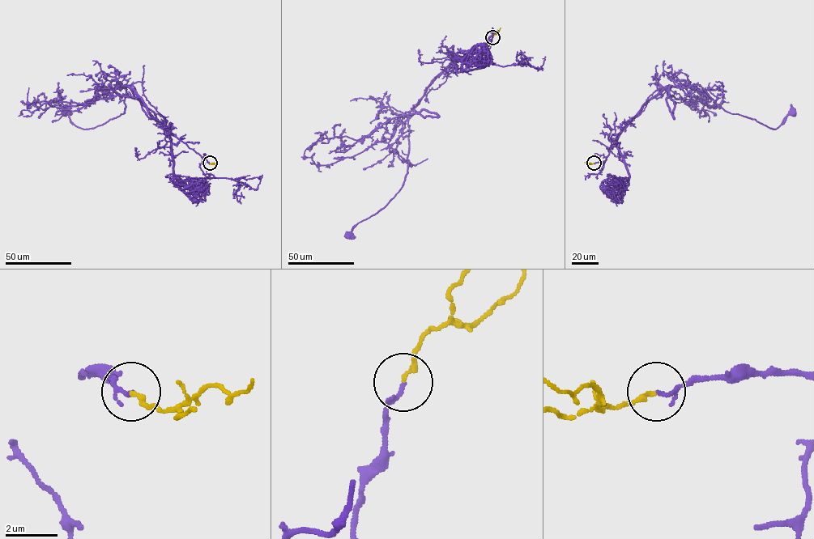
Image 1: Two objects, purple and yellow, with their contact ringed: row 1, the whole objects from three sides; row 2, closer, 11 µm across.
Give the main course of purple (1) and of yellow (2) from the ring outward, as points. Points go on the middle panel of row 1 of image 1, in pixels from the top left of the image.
1: (492, 37), (488, 48), (449, 63), (411, 111), (408, 167), (402, 186), (383, 208), (355, 225), (348, 236)
2: (492, 37), (500, 27)

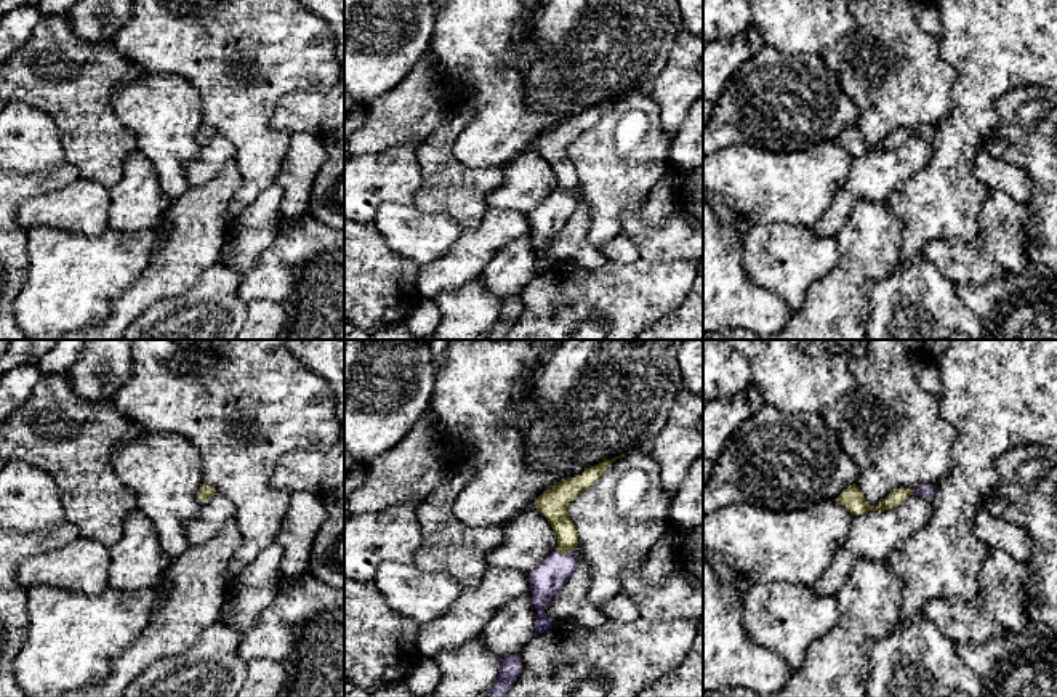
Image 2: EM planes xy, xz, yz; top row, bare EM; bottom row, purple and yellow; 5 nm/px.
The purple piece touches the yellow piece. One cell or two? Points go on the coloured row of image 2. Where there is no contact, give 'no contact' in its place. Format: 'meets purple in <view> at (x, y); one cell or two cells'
meets purple in xz at (562, 553); one cell

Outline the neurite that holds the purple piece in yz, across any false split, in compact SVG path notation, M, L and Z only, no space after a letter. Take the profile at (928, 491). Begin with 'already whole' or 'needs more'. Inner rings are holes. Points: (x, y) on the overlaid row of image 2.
needs more; M854 484L842 490L836 502L846 506L854 516L868 513L868 511L886 511L902 505L910 495L919 495L927 502L932 502L937 485L924 484L916 489L895 489L892 490L879 505L870 505L862 490Z

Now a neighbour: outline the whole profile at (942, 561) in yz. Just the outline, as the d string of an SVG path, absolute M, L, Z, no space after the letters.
M951 340L935 357L940 391L935 396L940 415L955 428L948 479L937 484L930 502L932 518L926 527L902 542L887 558L892 575L903 582L898 620L894 631L921 622L924 606L935 599L972 601L979 594L979 575L988 554L988 546L975 534L975 518L982 502L998 482L996 458L1009 449L1041 444L1057 450L1057 340Z

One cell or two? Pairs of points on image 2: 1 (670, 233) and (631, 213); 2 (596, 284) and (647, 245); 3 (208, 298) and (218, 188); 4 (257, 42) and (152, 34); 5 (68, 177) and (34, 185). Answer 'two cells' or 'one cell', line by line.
1: one cell
2: two cells
3: two cells
4: one cell
5: one cell

